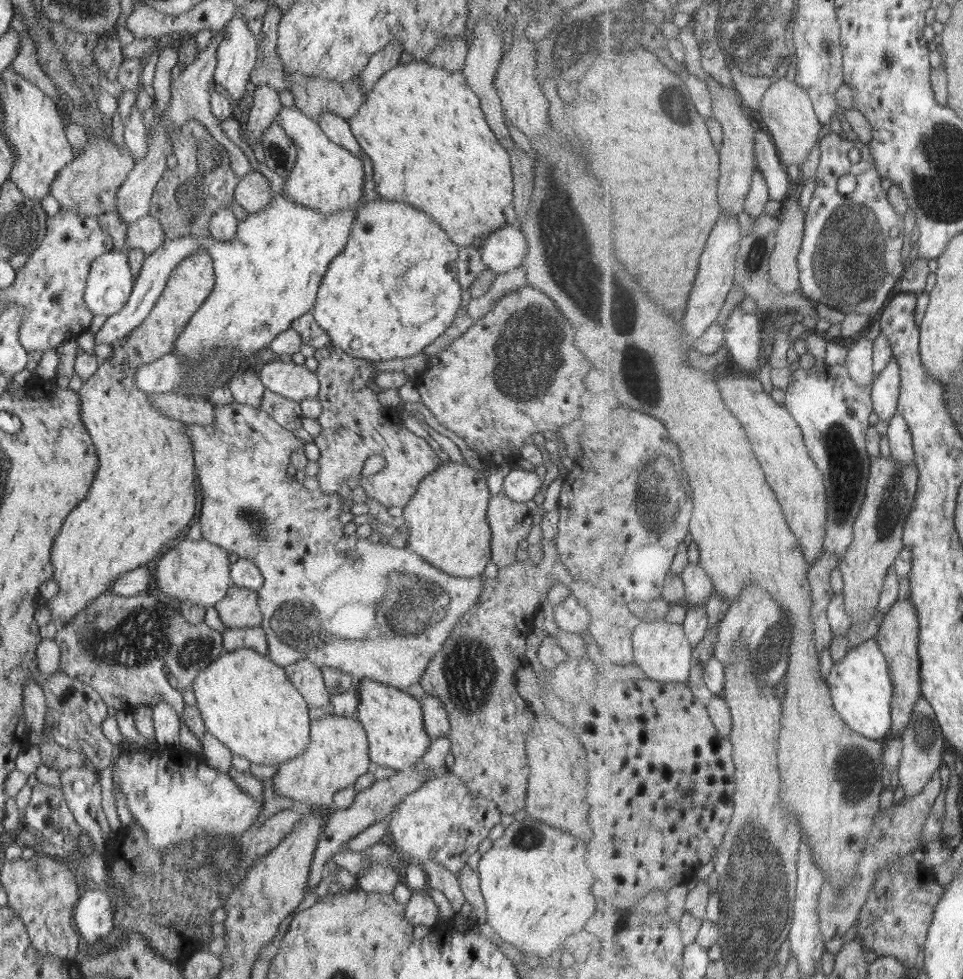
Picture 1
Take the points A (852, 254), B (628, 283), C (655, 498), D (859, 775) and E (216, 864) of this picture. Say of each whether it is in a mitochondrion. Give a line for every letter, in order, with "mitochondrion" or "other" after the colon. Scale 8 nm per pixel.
A: mitochondrion
B: other
C: mitochondrion
D: mitochondrion
E: mitochondrion

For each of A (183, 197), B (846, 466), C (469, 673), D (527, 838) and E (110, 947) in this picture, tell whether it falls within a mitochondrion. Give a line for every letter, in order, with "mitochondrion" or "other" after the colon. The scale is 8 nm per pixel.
A: mitochondrion
B: mitochondrion
C: mitochondrion
D: mitochondrion
E: other

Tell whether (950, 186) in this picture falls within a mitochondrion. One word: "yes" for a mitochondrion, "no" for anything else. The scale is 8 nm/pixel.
yes

